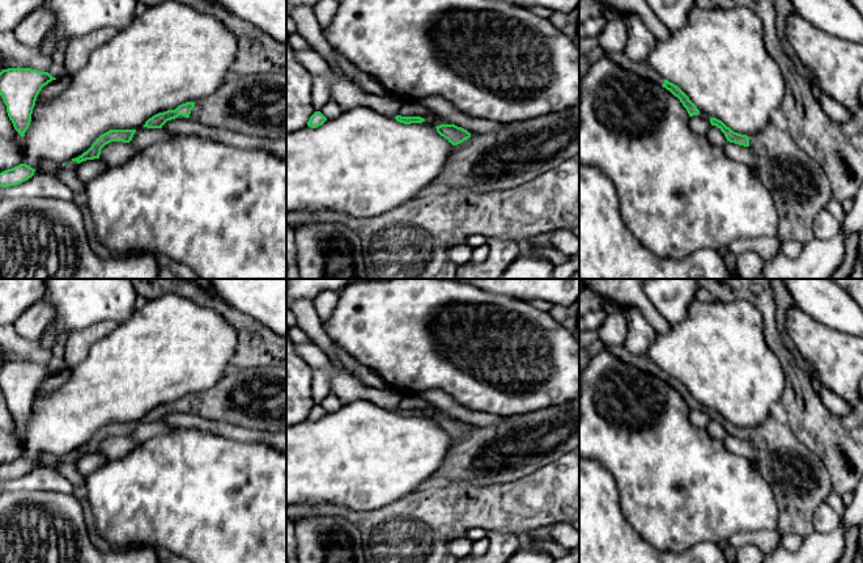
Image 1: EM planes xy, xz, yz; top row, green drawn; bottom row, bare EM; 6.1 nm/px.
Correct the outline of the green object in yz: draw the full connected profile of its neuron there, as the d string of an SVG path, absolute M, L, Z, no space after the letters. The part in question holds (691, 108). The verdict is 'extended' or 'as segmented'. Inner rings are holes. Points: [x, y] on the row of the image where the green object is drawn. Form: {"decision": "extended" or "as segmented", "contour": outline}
{"decision": "as segmented", "contour": "M664 80L664 84L662 86L669 90L675 97L680 100L683 106L686 109L689 117L700 114L700 110L697 109L697 106L689 100L689 97L677 85L669 82L668 80Z"}

